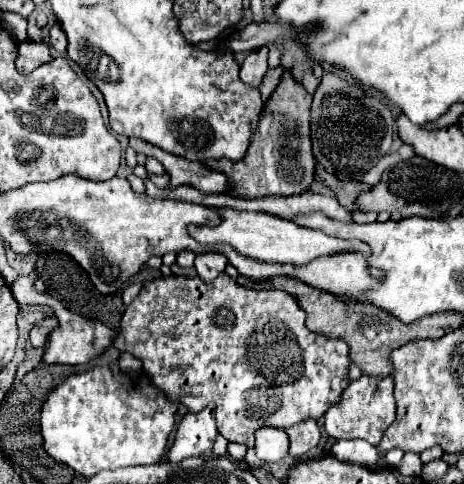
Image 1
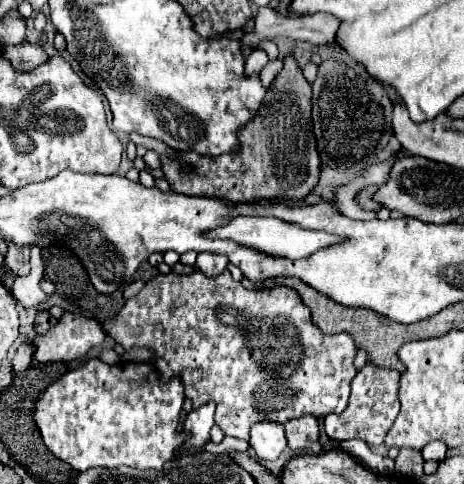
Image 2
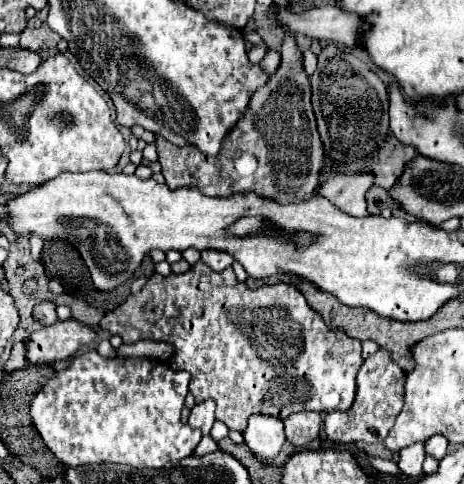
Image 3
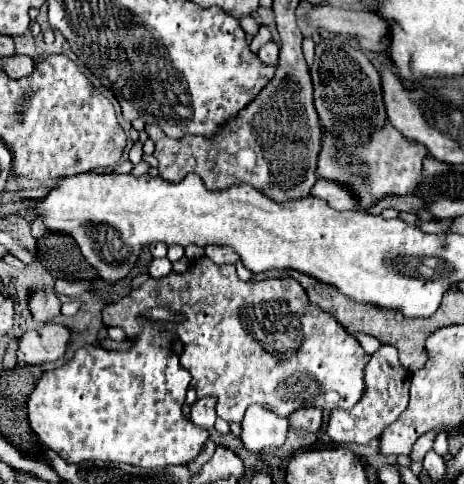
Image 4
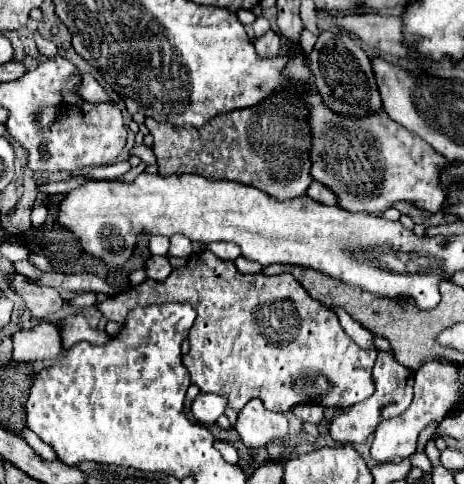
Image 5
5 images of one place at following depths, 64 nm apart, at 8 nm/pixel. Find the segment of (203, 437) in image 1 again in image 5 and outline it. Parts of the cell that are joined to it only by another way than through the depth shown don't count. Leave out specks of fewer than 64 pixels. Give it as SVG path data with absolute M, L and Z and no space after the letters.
M200 392L196 396L196 400L192 402L192 414L202 424L214 424L218 420L218 416L224 414L224 404L228 404L228 400L224 400L224 396Z

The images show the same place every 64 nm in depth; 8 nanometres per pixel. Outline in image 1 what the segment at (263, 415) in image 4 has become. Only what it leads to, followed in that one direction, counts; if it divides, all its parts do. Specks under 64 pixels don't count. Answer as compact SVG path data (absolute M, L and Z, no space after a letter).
M258 428L254 432L254 438L256 438L256 444L254 444L254 450L256 450L256 456L262 460L262 462L278 462L286 452L288 452L288 436L284 430L280 428Z

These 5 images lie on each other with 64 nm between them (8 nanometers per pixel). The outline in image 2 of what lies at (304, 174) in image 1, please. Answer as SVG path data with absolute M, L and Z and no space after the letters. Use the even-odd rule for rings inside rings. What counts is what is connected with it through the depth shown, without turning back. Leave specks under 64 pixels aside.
M292 54L284 58L284 68L276 80L266 88L264 100L256 110L252 122L238 130L238 152L222 156L200 156L198 152L176 152L176 158L162 156L162 170L170 188L182 194L196 194L208 198L224 198L232 202L248 200L304 200L320 176L320 156L316 152L316 136L312 132L310 116L310 82L302 76L302 70ZM180 160L190 168L182 170Z

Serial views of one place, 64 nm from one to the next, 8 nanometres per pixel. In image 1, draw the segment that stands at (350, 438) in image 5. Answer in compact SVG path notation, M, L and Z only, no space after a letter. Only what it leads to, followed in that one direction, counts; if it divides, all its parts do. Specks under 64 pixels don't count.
M360 376L358 380L350 382L350 386L344 390L342 402L330 406L330 410L324 416L324 430L328 436L340 440L340 438L362 438L374 446L380 444L384 430L392 424L396 418L396 402L392 396L392 376Z

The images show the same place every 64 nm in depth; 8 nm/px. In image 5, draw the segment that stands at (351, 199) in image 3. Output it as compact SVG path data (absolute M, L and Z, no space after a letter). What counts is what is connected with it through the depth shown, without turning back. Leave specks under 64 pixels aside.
M312 182L310 186L308 186L308 198L312 198L312 200L318 200L318 202L322 202L322 204L330 204L330 206L334 206L334 204L338 204L336 202L336 196L324 186L324 184L320 184L320 182Z

